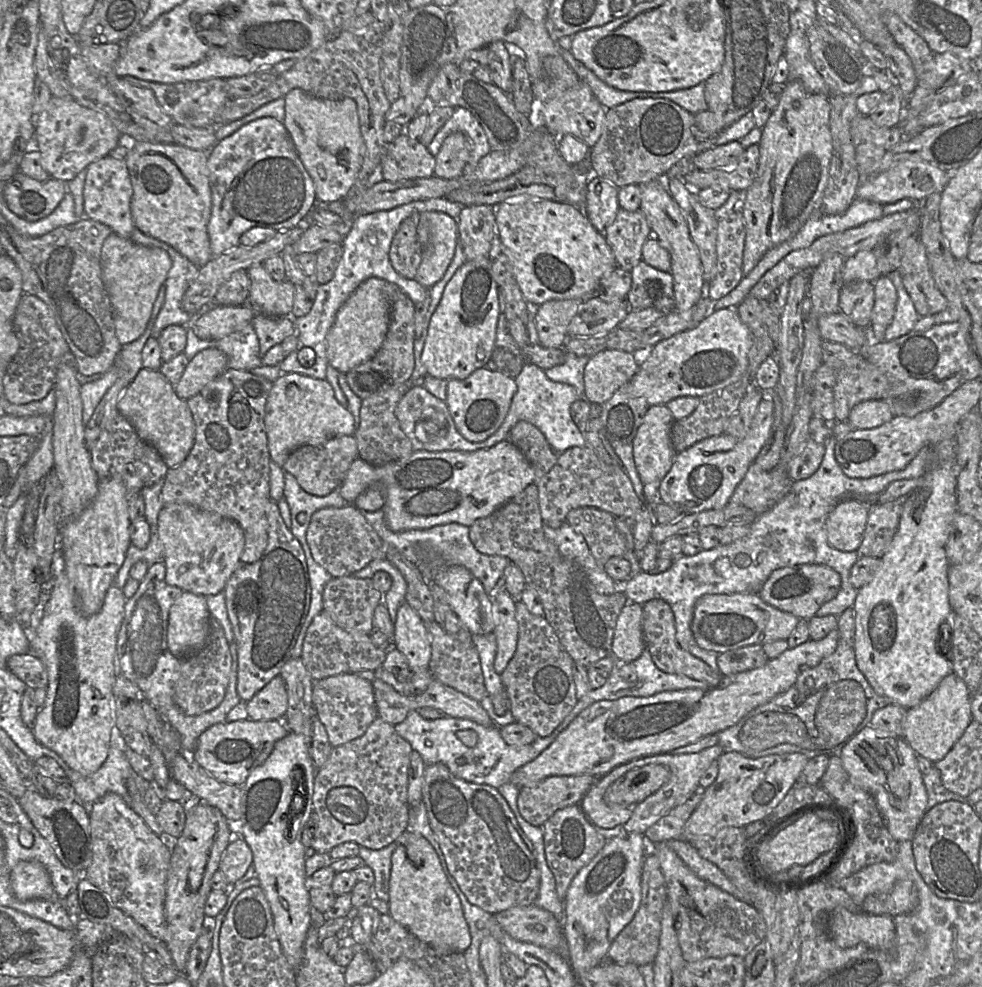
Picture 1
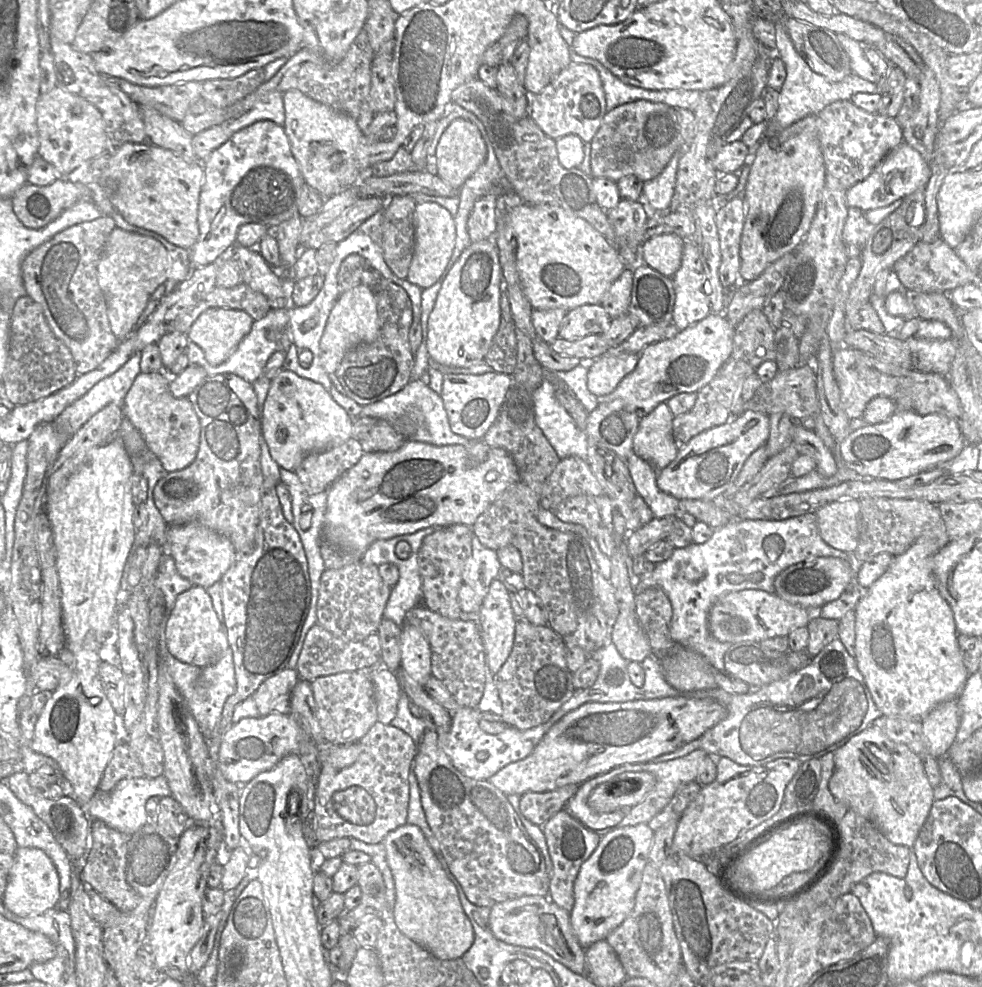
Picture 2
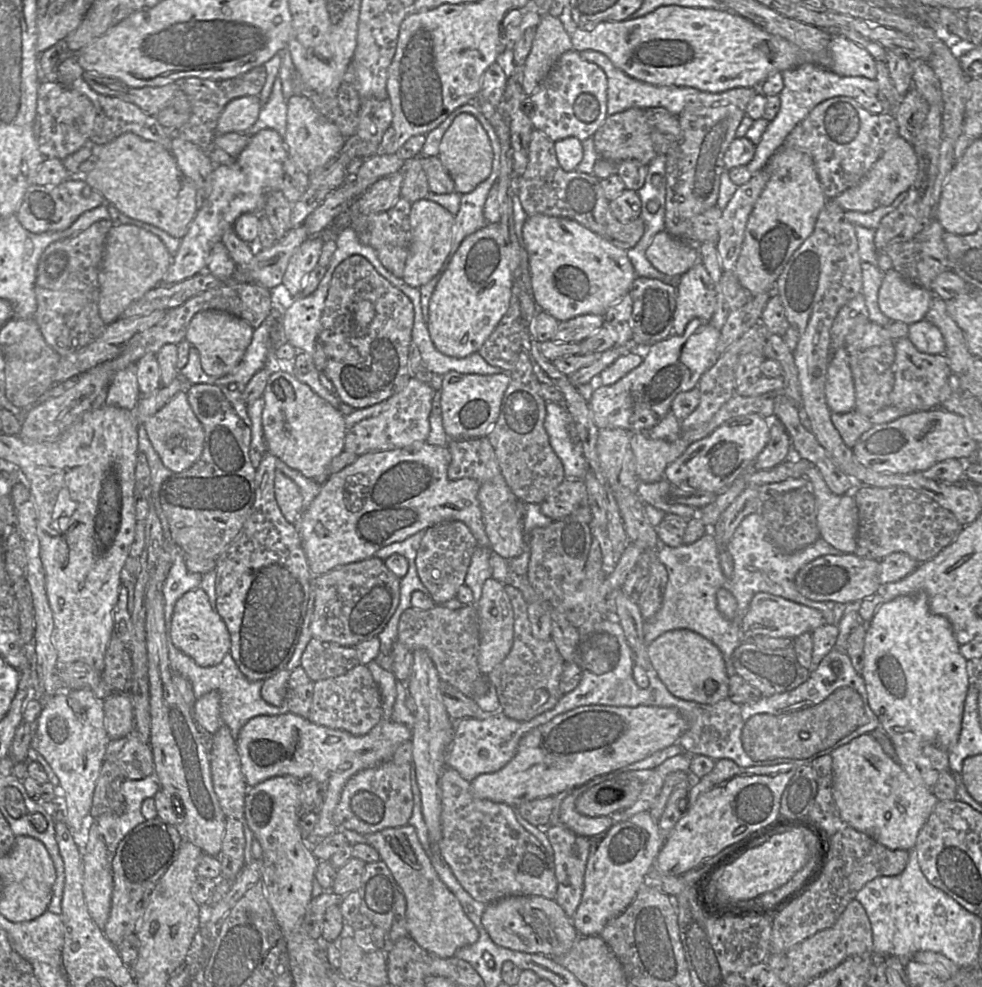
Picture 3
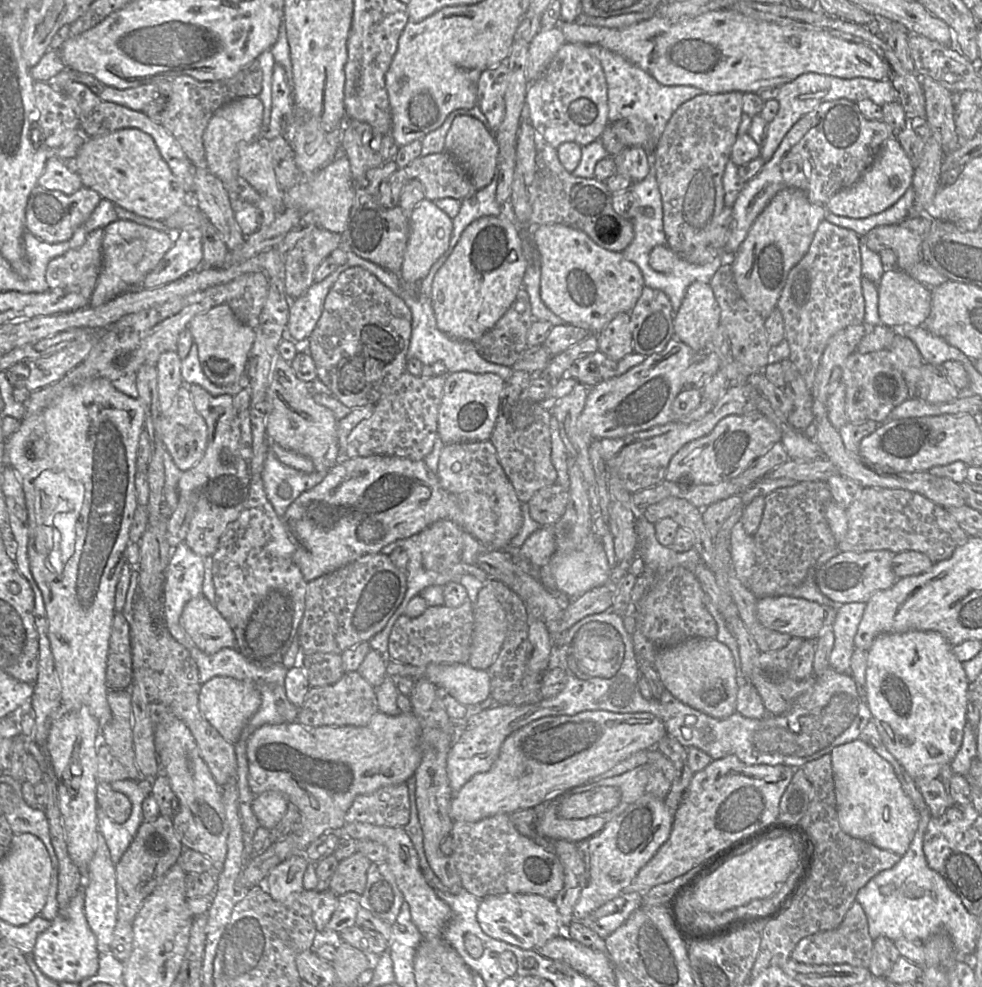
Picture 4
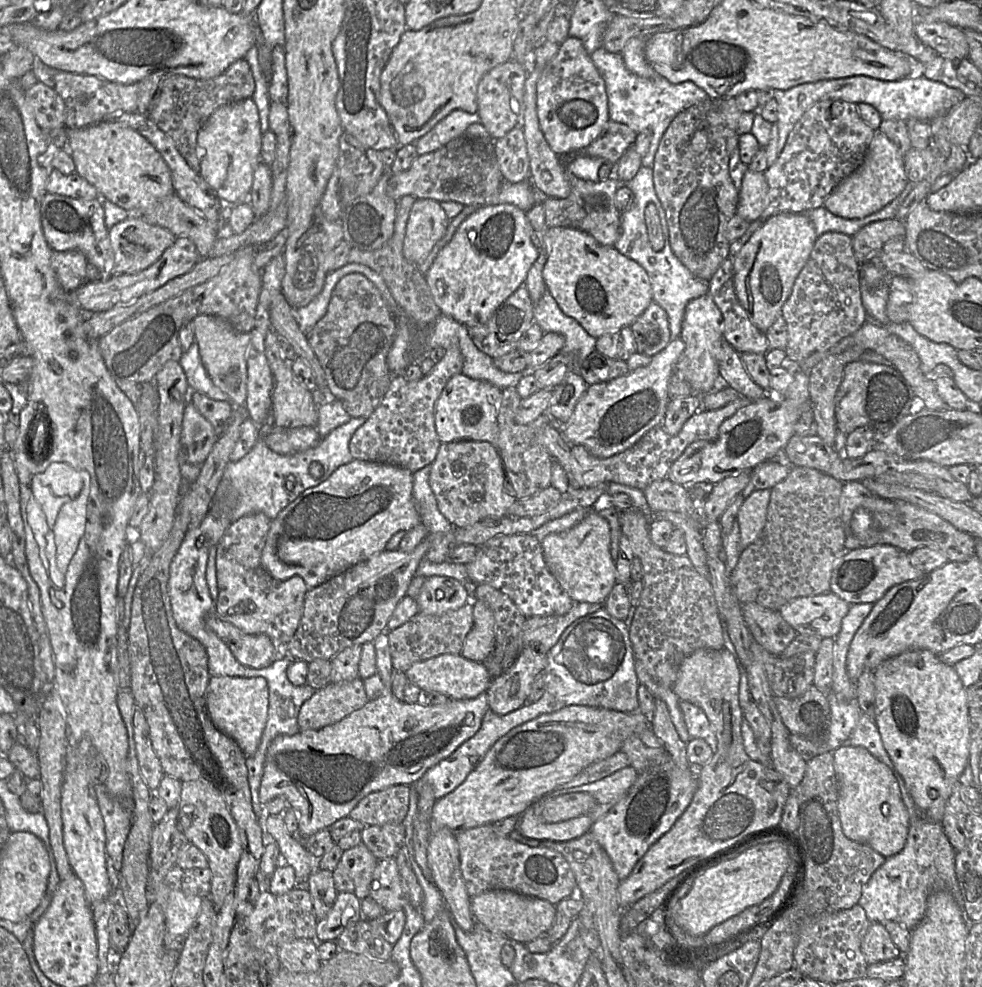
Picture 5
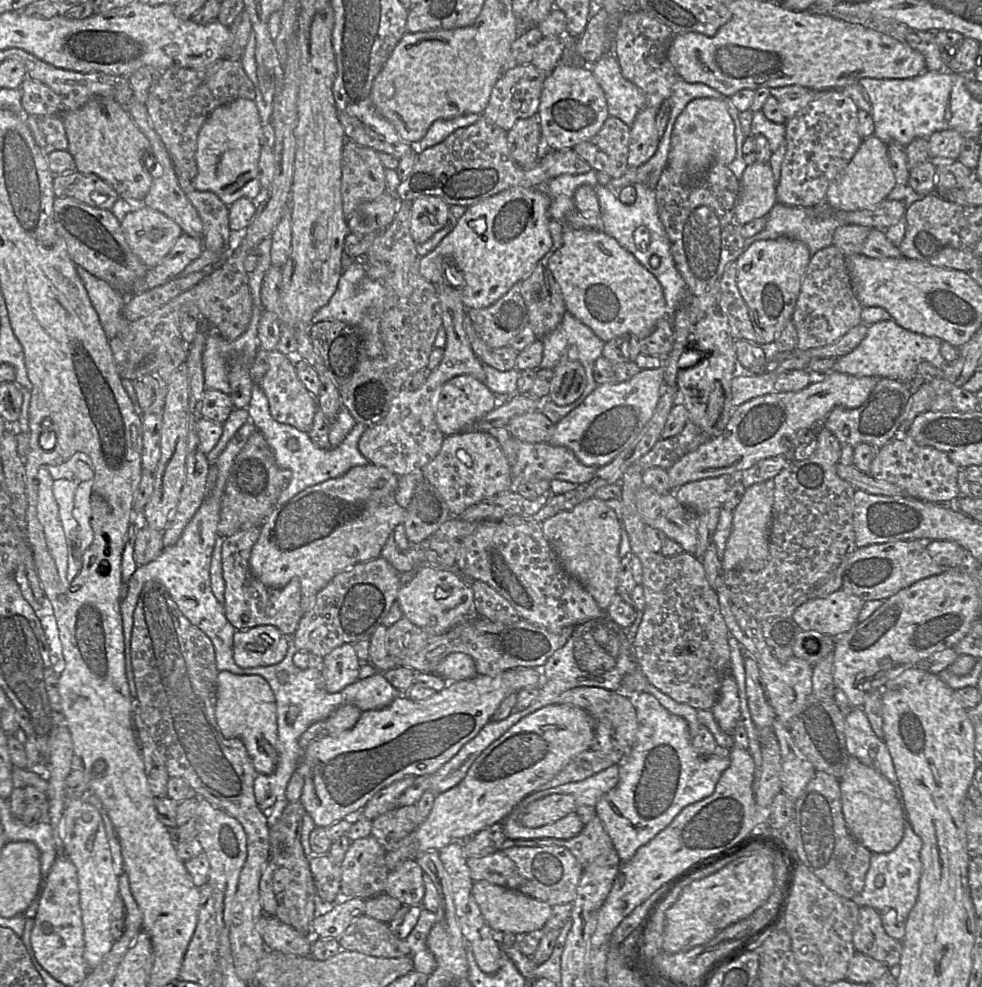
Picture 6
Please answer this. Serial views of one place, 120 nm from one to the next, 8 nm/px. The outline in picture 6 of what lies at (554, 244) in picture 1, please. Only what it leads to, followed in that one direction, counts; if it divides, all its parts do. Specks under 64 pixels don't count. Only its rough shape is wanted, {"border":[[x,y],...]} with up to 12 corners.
{"border":[[564,226],[548,268],[604,343],[641,340],[668,308],[604,231]]}

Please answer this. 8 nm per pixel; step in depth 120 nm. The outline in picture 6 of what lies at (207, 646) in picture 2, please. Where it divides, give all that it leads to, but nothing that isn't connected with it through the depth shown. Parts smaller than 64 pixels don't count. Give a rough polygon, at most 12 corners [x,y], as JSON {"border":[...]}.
{"border":[[273,625],[236,630],[234,662],[274,665],[288,637]]}

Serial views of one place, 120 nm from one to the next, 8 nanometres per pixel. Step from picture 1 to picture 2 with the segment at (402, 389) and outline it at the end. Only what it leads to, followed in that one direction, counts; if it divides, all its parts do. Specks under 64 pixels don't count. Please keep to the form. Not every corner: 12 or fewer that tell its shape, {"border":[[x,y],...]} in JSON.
{"border":[[378,419],[359,442],[364,453],[396,451],[406,440]]}

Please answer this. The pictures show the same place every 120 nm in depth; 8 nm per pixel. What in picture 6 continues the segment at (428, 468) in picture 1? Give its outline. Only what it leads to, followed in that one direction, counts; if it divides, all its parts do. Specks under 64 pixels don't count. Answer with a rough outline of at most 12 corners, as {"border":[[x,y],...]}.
{"border":[[371,463],[308,487],[260,525],[250,568],[301,584],[379,557],[406,509]]}

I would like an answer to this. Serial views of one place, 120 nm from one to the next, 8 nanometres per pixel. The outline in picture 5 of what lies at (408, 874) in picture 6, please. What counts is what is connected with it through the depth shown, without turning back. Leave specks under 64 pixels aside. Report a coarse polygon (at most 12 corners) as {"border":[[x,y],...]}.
{"border":[[395,857],[378,861],[369,897],[385,912],[409,904]]}

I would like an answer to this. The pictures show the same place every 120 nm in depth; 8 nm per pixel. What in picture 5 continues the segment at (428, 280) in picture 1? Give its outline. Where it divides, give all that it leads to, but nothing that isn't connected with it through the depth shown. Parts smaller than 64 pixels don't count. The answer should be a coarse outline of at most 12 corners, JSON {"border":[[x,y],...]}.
{"border":[[417,198],[404,257],[422,263],[449,222],[439,202]]}

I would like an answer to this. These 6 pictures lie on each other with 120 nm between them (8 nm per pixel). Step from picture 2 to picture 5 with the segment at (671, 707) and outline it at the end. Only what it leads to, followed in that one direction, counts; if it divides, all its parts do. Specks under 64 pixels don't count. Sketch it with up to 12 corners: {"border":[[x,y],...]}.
{"border":[[570,705],[496,741],[433,829],[520,817],[651,718]]}

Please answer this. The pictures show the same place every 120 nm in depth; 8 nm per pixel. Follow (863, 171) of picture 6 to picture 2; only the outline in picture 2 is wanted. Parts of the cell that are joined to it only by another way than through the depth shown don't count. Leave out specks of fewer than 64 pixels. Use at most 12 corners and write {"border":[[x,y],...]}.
{"border":[[904,141],[846,192],[848,207],[887,207],[924,188],[931,165]]}

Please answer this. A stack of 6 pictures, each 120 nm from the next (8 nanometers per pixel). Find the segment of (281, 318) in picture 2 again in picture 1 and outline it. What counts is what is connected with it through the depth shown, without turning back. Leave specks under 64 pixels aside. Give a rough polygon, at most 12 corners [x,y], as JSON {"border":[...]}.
{"border":[[250,324],[220,340],[186,330],[188,360],[204,349],[227,355],[228,369],[251,372],[285,359],[281,344],[260,357]]}

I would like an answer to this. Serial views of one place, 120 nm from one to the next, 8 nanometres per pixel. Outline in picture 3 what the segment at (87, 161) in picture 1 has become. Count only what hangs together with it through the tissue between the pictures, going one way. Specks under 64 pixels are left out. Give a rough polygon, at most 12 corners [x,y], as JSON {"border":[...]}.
{"border":[[57,81],[38,87],[41,153],[64,160],[90,144],[96,111]]}

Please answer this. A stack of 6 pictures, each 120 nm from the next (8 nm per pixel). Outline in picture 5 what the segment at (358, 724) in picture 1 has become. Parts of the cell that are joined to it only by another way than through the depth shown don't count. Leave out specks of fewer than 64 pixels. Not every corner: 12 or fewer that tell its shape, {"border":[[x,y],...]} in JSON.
{"border":[[359,677],[329,683],[300,707],[300,730],[332,725],[369,701]]}

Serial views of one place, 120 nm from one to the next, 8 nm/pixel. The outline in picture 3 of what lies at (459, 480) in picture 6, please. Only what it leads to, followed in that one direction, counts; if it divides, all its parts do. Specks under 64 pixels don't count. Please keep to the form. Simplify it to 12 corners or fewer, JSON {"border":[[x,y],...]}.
{"border":[[487,437],[451,439],[447,476],[469,478],[490,549],[526,550],[518,499]]}

